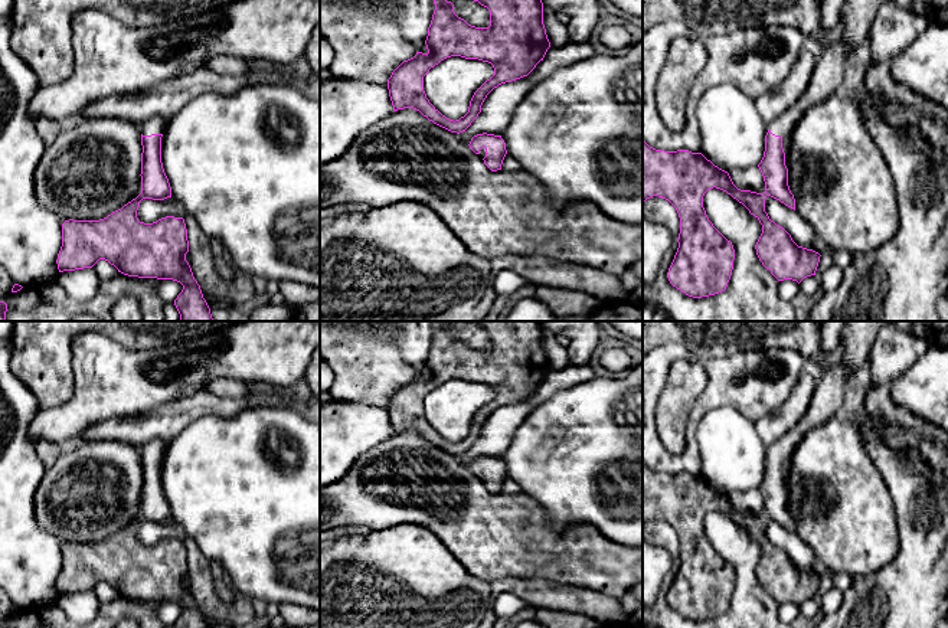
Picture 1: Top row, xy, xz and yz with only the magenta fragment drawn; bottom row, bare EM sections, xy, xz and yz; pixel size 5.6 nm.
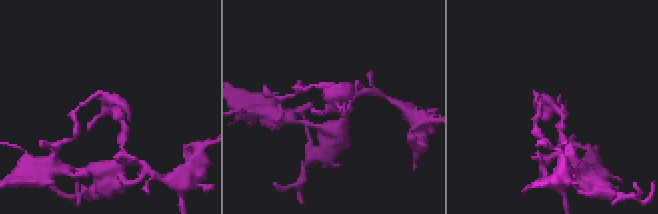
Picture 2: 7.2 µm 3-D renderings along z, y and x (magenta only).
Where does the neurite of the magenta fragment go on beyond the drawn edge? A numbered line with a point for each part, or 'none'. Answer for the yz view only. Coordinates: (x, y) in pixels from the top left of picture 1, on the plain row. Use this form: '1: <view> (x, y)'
1: yz (859, 336)

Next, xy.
1: xy (156, 448)

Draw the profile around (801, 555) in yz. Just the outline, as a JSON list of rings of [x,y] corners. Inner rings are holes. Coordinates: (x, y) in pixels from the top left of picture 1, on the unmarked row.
[[[766,519],[765,521],[765,534],[769,542],[777,547],[782,549],[792,560],[792,563],[802,570],[813,572],[820,578],[828,578],[833,583],[833,588],[840,589],[841,592],[847,591],[851,586],[851,578],[847,575],[837,575],[828,570],[815,556],[815,553],[802,543],[797,533],[785,529],[779,523]]]

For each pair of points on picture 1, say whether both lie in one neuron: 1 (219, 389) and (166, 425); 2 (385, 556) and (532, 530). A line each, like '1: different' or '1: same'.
1: different
2: different

